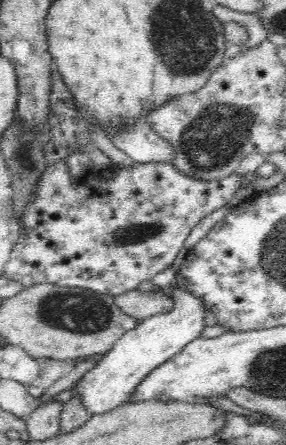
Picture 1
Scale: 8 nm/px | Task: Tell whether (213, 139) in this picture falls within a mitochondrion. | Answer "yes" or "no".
yes

